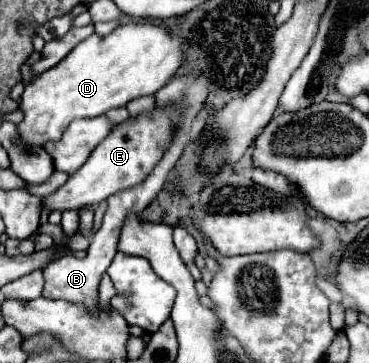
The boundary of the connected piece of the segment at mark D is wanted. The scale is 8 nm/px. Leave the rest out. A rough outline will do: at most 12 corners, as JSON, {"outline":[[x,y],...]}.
{"outline":[[158,25],[94,33],[26,83],[16,139],[154,95],[182,61]]}

